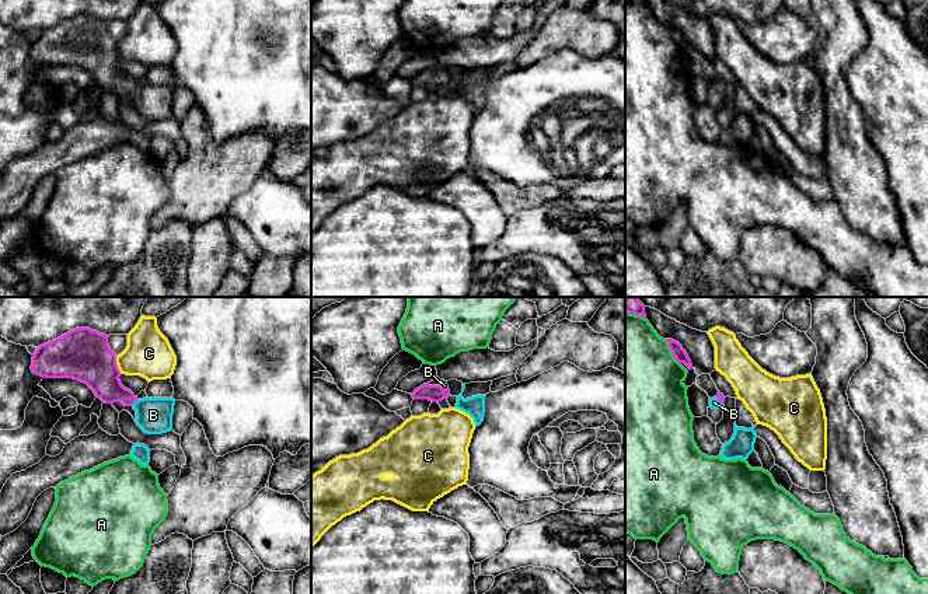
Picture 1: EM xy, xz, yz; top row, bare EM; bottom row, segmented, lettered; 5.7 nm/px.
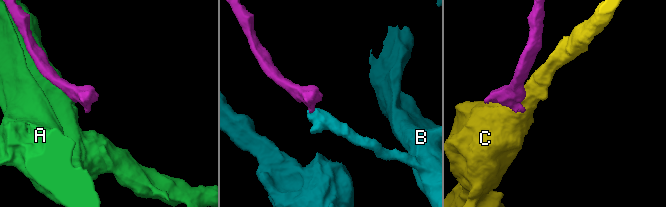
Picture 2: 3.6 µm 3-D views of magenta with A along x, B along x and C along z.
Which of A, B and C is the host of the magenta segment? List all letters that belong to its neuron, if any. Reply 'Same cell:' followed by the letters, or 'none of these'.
Same cell: B

